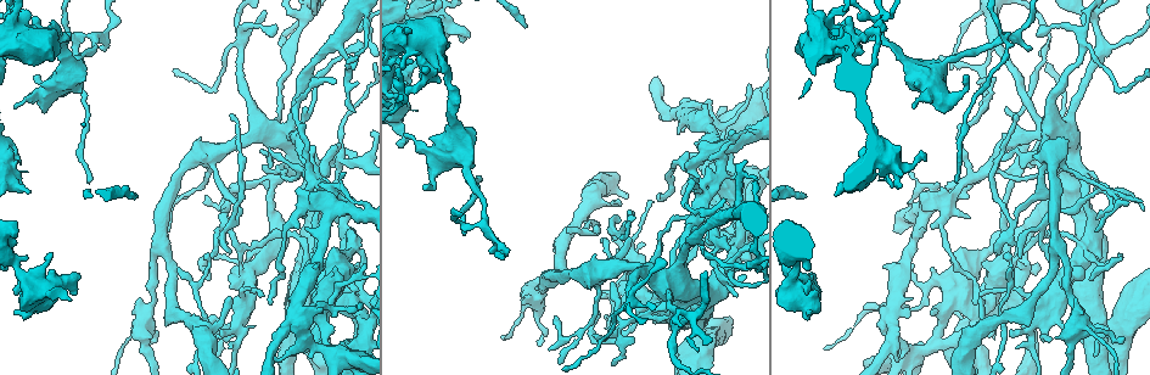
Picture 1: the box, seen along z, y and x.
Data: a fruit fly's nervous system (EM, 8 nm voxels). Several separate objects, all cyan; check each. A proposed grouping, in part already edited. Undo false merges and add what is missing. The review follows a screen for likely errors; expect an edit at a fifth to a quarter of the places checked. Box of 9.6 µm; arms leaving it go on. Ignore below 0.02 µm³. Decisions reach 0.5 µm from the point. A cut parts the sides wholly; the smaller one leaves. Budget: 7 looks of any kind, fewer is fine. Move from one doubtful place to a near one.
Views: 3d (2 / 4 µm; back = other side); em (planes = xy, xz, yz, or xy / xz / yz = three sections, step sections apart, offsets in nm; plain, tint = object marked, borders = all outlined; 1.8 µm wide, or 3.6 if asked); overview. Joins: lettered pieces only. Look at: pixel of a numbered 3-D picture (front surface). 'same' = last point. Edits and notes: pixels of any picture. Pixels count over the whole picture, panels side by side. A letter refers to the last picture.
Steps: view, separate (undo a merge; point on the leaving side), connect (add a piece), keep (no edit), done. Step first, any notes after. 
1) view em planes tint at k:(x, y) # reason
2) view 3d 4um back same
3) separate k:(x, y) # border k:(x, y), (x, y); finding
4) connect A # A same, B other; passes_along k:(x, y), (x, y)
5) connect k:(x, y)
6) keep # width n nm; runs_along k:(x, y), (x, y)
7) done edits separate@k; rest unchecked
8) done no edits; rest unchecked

view em planes tint at 1:(890, 312)

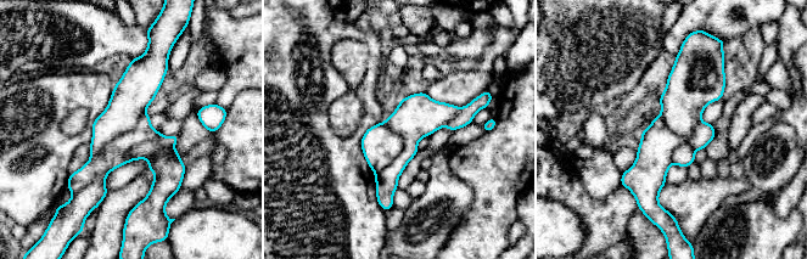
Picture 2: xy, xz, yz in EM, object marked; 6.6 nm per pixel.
view em planes borders same

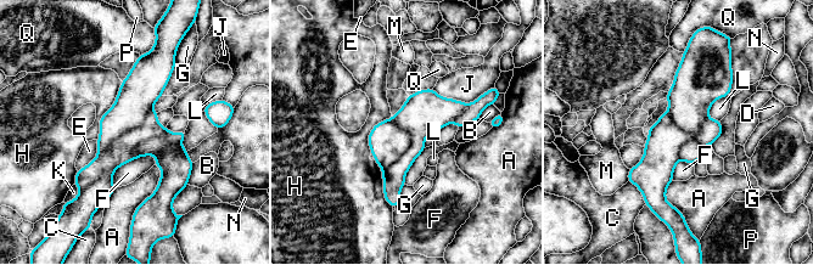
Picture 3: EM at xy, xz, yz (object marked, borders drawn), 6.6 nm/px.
separate 3:(661, 153) # A other, B other, C other, D other, E other, F other, G other, H other, J other, K other, L other, M other, N other, P other, Q other; part_leaving 3:(463, 106), (418, 135), (393, 201); two neurons meet here

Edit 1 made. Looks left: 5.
view 3d 2um at 1:(1061, 325) # calibre changes

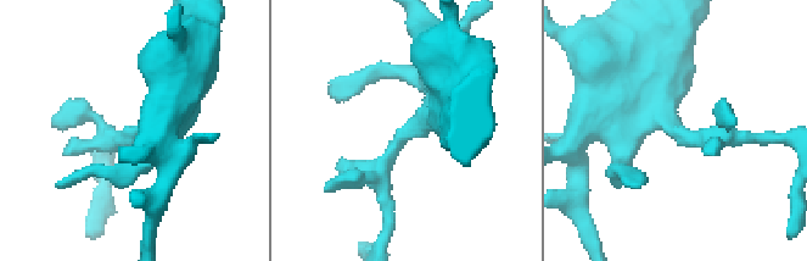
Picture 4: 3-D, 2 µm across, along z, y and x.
view em 3.6um planes tint at 4:(691, 139) # shape alone is not enough

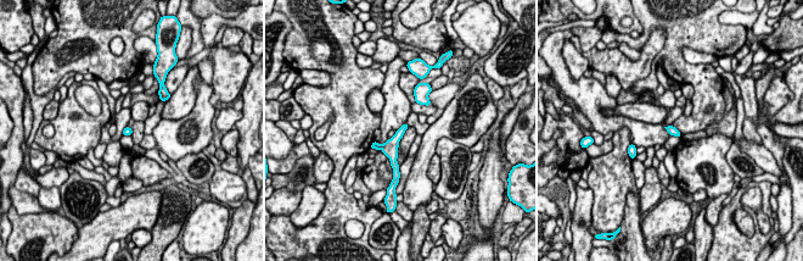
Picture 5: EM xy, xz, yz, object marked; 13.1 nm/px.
view em 3.6um planes borders same

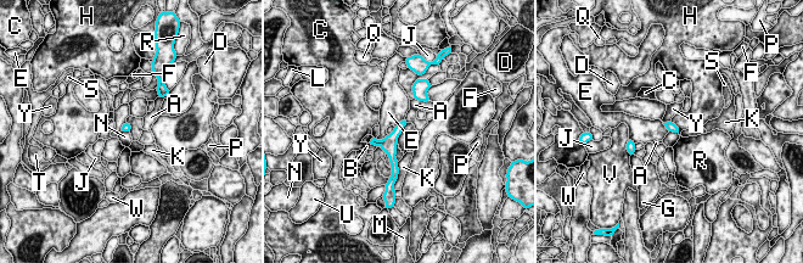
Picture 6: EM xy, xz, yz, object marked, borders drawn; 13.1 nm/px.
keep # A other, B other, C other, D other, E other, F other, G other, H other, J other, K other, L other, M other, N other, P other, Q other, R other, S other, T other, U other, V other, W other, Y other; border 6:(408, 123), (397, 143); continuous, no second neuron

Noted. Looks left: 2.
view em planes borders at 1:(91, 179) # an open end

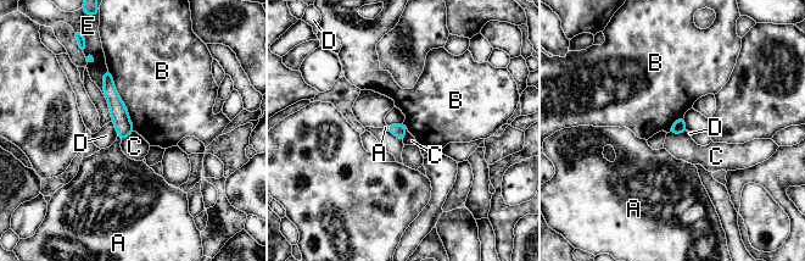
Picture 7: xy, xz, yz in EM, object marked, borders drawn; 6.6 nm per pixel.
connect A # width 90 nm; A same, B other, C other, D other, E other; passes_along 7:(119, 115), (119, 137), (110, 173); the neuron continues

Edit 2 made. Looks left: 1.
done edits separate@3, connect@7; rest unchecked

